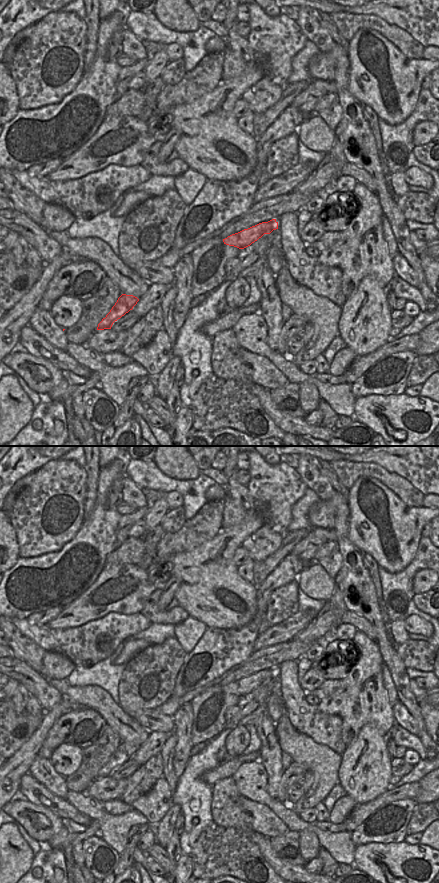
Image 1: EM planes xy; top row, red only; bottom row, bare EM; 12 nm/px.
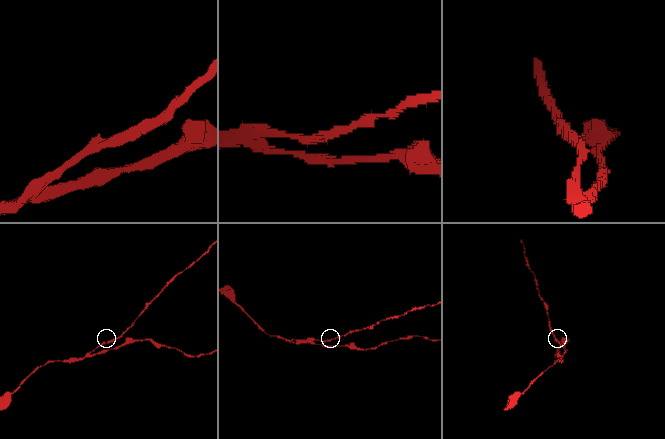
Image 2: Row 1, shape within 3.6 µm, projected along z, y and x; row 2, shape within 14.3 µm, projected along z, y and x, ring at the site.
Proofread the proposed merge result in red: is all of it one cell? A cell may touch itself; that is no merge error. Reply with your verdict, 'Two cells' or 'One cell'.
Two cells

